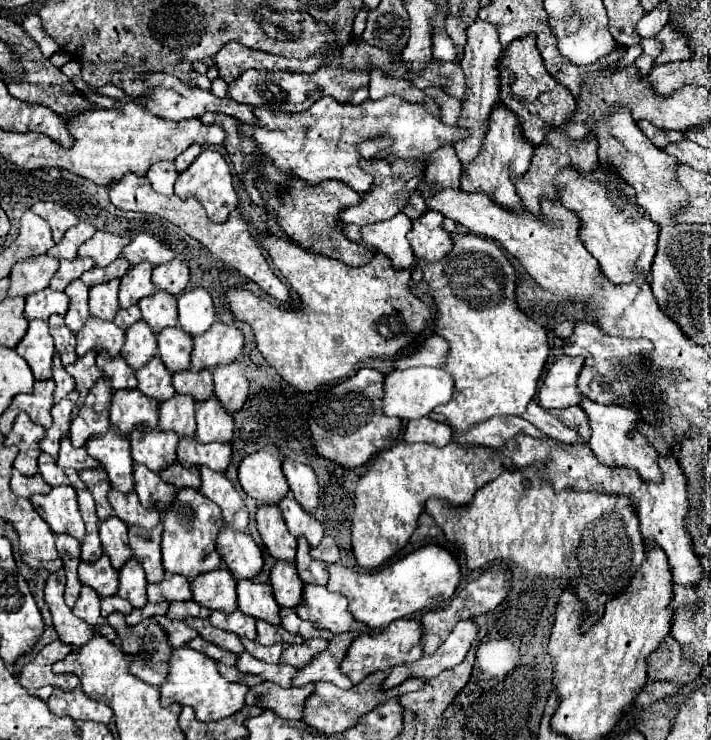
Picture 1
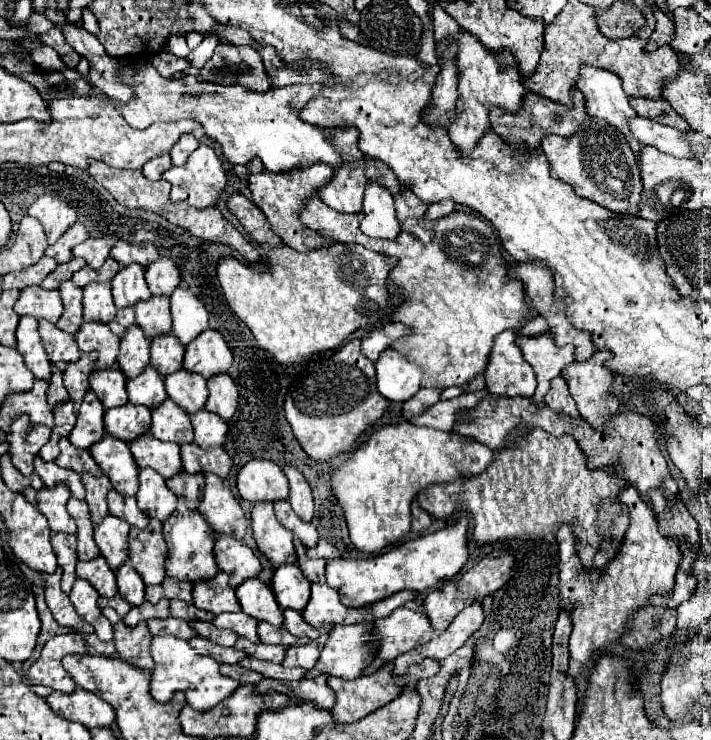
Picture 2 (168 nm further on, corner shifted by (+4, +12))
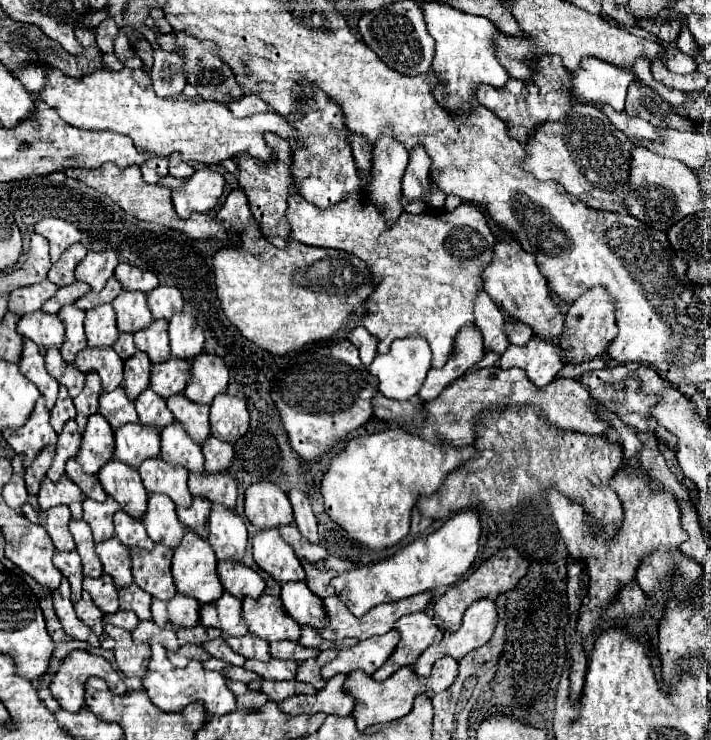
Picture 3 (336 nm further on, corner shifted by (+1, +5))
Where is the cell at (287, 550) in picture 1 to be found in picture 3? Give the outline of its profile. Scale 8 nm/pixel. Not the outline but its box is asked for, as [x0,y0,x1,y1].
[253,527,305,583]

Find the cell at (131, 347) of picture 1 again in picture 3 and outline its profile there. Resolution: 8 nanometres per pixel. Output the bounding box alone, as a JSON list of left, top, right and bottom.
[123,351,151,401]

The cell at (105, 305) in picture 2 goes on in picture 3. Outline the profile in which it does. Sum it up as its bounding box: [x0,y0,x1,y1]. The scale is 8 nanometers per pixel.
[85,303,117,347]

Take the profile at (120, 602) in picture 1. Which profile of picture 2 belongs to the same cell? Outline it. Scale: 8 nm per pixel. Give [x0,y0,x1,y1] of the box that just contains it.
[98,596,132,616]

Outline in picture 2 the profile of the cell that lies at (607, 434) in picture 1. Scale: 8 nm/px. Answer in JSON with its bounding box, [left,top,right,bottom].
[562,350,622,430]

